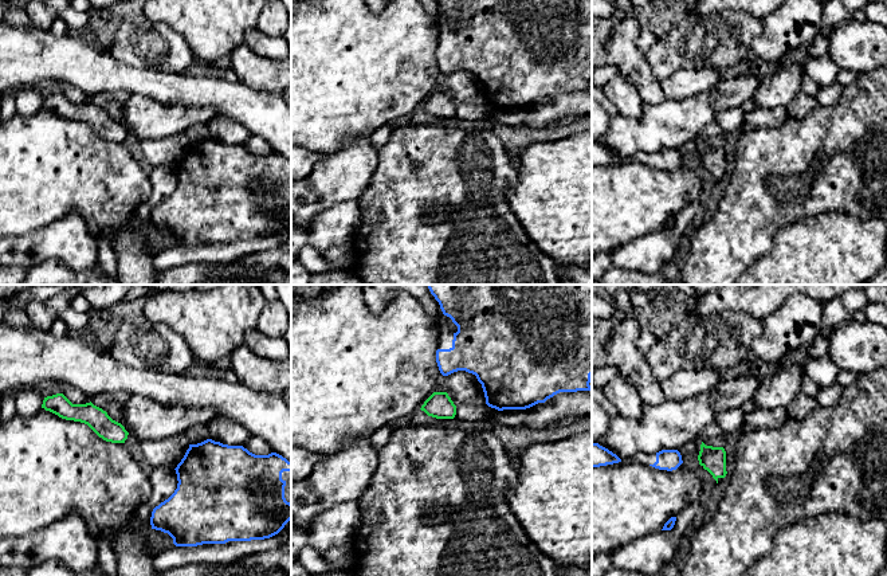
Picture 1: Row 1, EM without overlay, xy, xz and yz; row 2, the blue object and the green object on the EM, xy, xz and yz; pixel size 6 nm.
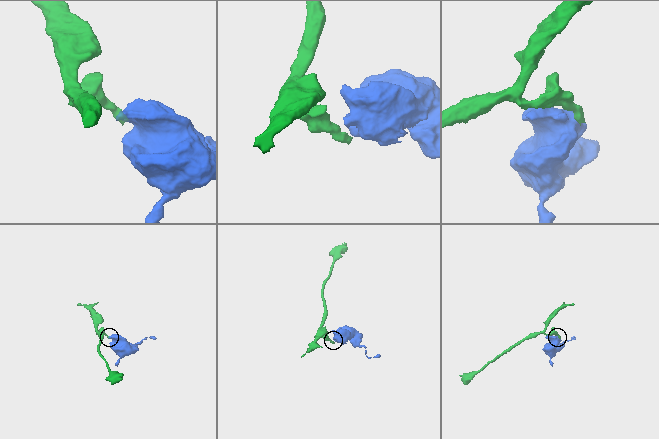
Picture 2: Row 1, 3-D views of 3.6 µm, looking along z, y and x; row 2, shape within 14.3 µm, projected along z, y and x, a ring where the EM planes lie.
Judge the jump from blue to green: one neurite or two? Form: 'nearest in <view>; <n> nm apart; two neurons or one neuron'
nearest in yz; 100 nm apart; two neurons

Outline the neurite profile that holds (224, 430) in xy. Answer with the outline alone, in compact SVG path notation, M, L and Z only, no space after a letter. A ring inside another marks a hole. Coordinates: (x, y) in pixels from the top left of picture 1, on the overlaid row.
M216 416L207 423L209 439L228 446L244 446L251 432L233 419Z

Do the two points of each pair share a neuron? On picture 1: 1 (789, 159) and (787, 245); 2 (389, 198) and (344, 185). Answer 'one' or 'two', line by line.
1: two
2: two

